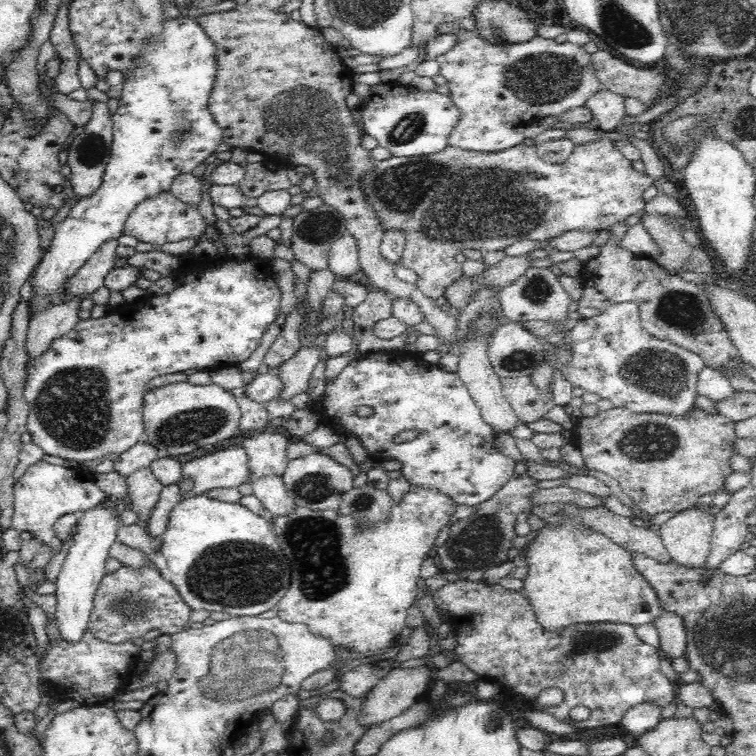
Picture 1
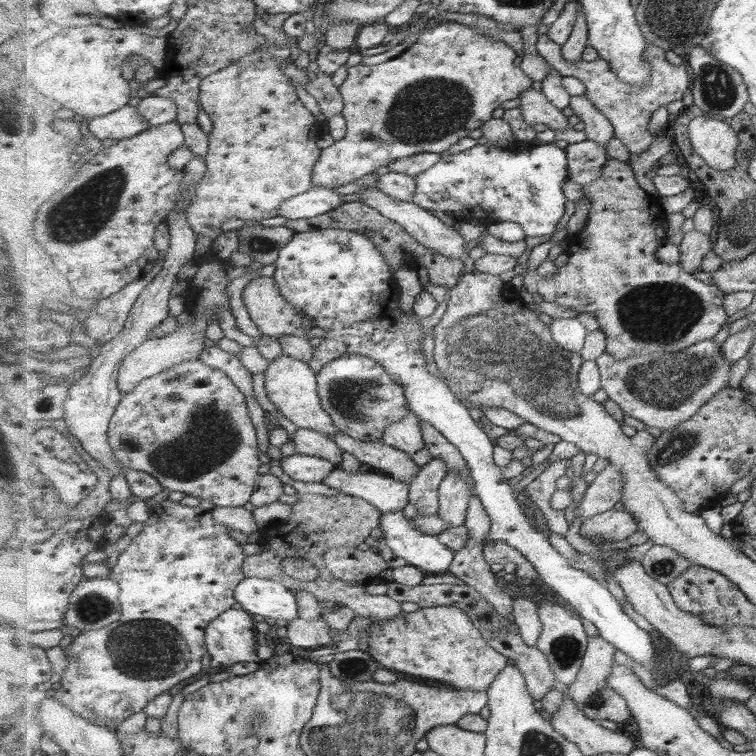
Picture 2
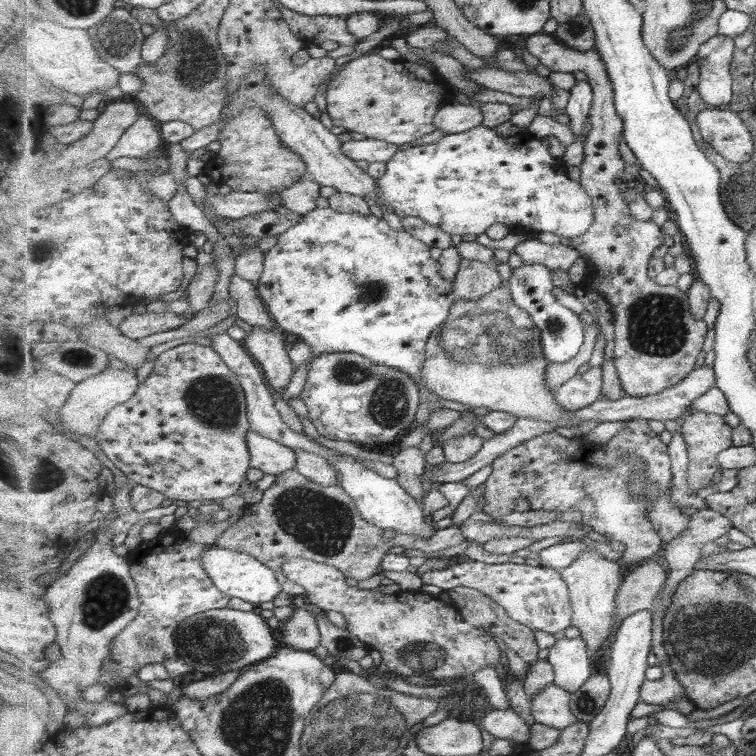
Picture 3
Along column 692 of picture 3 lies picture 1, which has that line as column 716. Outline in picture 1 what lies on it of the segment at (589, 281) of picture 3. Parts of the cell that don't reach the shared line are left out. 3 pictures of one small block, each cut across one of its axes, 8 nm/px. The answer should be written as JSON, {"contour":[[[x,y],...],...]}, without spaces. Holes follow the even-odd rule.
{"contour":[[[617,222],[608,227],[610,238],[600,246],[600,254],[584,262],[580,272],[583,293],[578,300],[578,314],[586,320],[601,313],[611,303],[633,302],[640,305],[642,326],[650,336],[667,340],[700,356],[706,367],[722,376],[746,374],[746,361],[729,337],[721,313],[714,311],[710,293],[703,286],[686,282],[684,277],[671,273],[652,258],[636,255],[622,248],[622,238],[628,224]]]}

